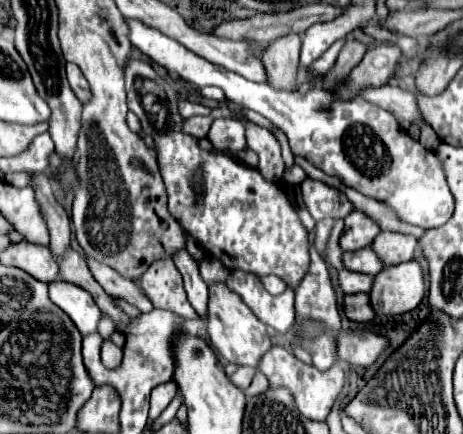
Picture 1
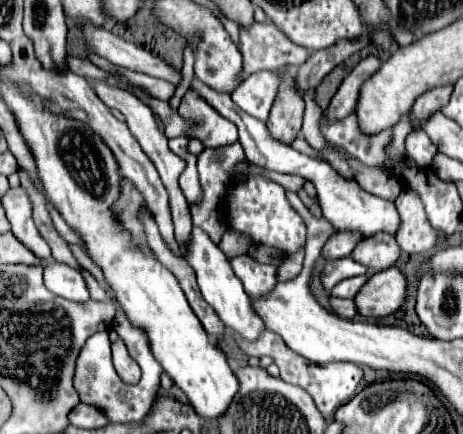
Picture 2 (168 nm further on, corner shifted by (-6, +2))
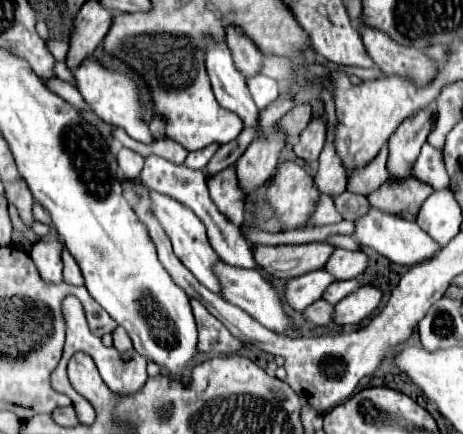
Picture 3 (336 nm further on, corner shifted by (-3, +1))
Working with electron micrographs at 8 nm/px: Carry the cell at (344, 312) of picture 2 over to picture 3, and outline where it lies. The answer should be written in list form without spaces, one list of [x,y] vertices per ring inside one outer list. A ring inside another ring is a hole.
[[[319,299],[305,309],[305,317],[315,325],[329,325],[333,321],[333,315],[335,315],[335,307],[325,299]]]

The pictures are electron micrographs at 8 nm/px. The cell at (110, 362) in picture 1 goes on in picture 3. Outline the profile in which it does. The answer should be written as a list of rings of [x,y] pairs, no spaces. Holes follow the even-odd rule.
[[[117,327],[117,329],[113,331],[113,347],[115,347],[117,351],[127,351],[127,349],[133,347],[133,345],[131,345],[131,339],[127,337],[127,331],[125,331],[123,327]]]

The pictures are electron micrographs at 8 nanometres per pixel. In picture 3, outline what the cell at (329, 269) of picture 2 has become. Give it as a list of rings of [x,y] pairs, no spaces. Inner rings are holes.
[[[317,269],[311,273],[305,273],[301,277],[295,277],[287,283],[287,291],[285,291],[285,299],[287,303],[297,309],[303,311],[307,309],[311,303],[319,301],[321,295],[325,293],[325,289],[335,281],[335,277],[331,273],[327,273],[325,269]]]

